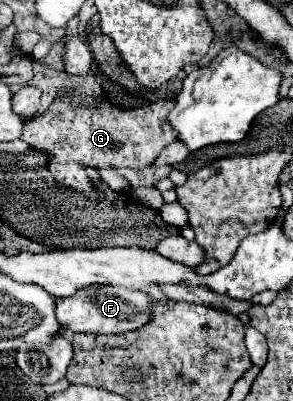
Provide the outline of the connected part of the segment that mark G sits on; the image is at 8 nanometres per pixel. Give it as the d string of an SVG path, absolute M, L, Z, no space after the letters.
M61 92L61 98L55 100L41 118L25 122L21 140L53 158L49 162L49 170L61 184L77 192L85 192L91 198L99 198L101 194L91 188L89 176L83 172L83 168L143 168L153 164L161 150L169 146L177 136L177 132L173 132L173 128L167 124L167 116L173 110L173 104L175 100L157 100L145 108L119 110L101 98L99 110L95 110L83 108L83 98L79 94L69 96Z

